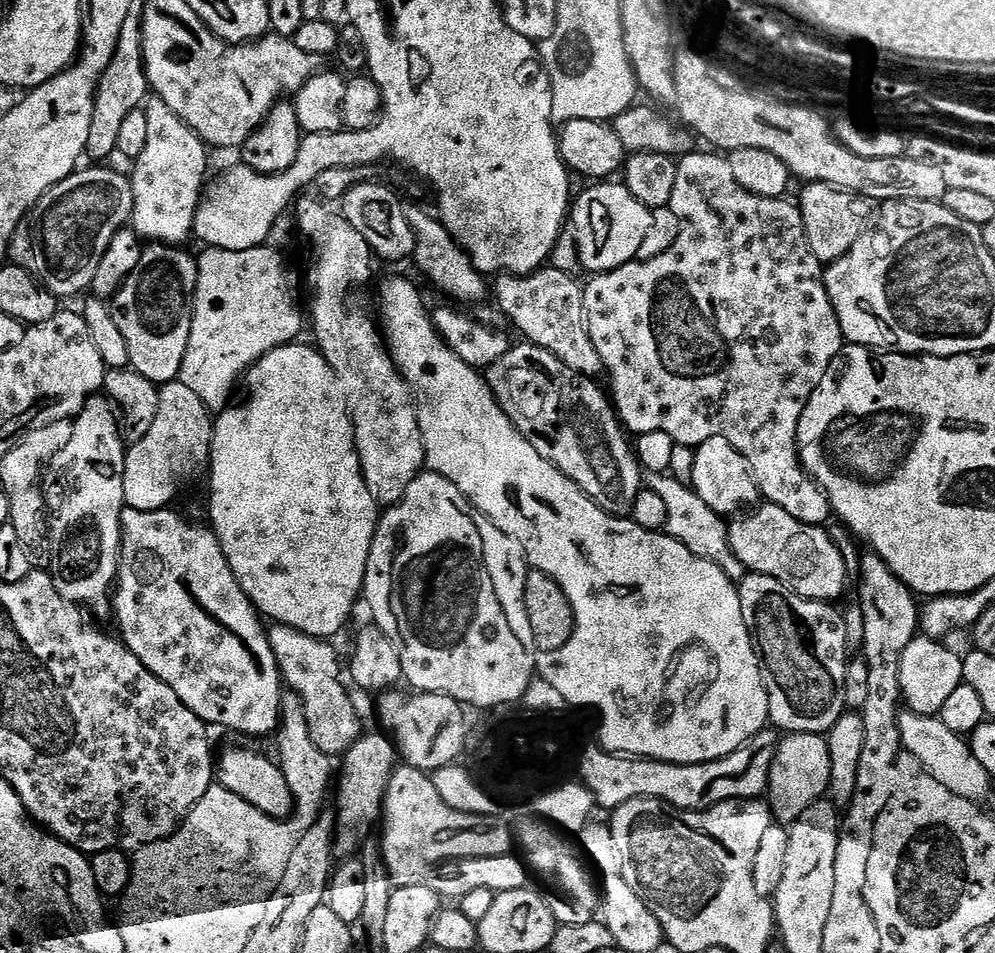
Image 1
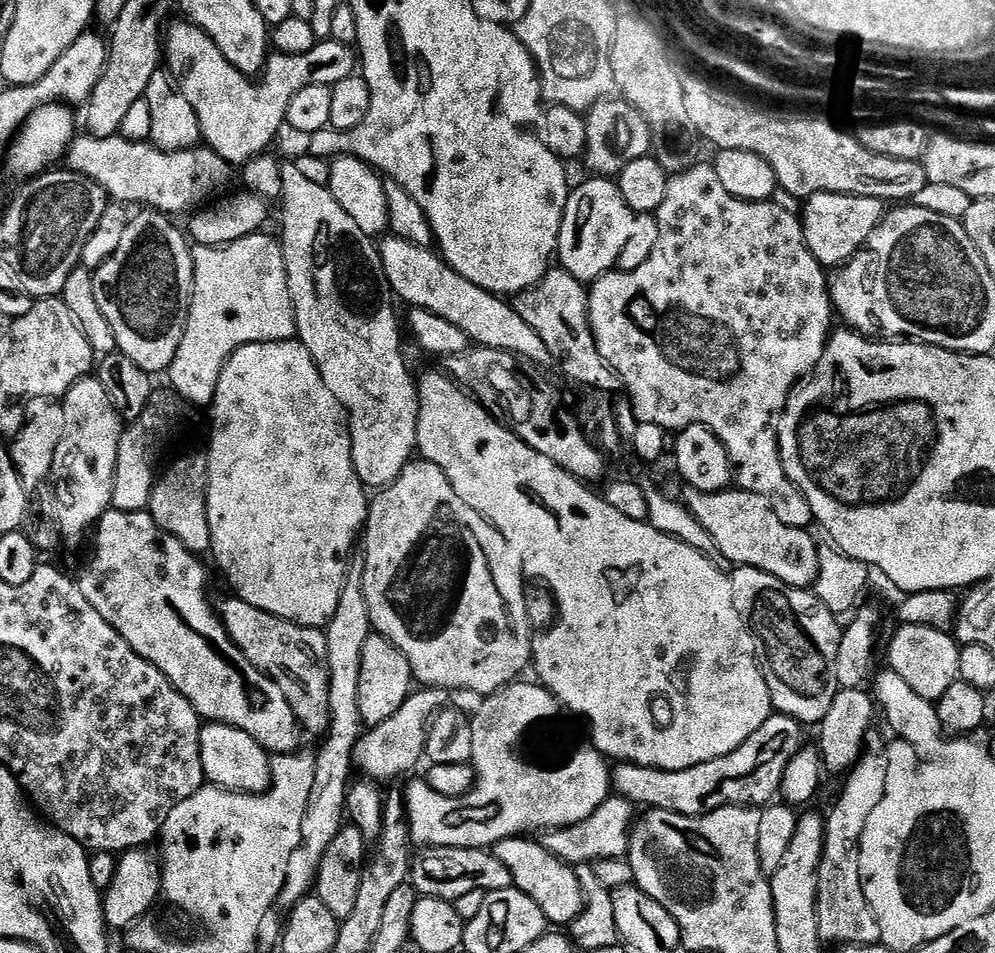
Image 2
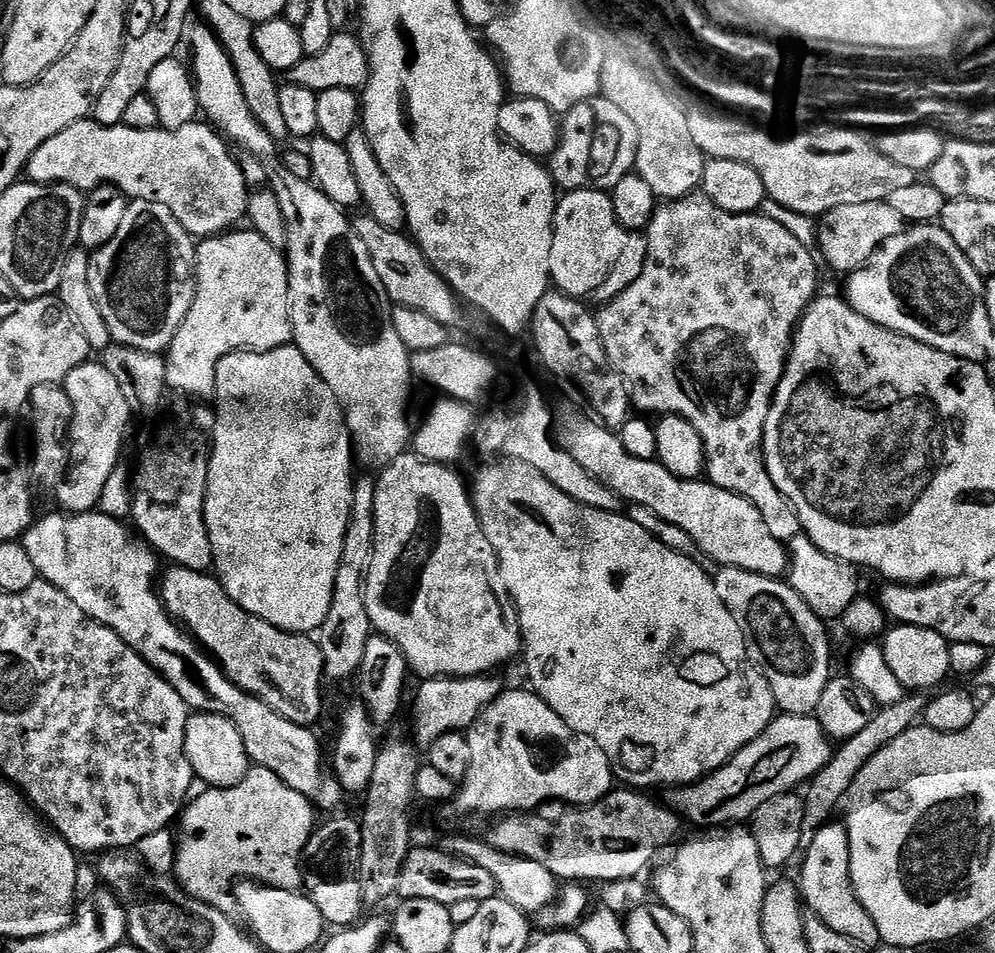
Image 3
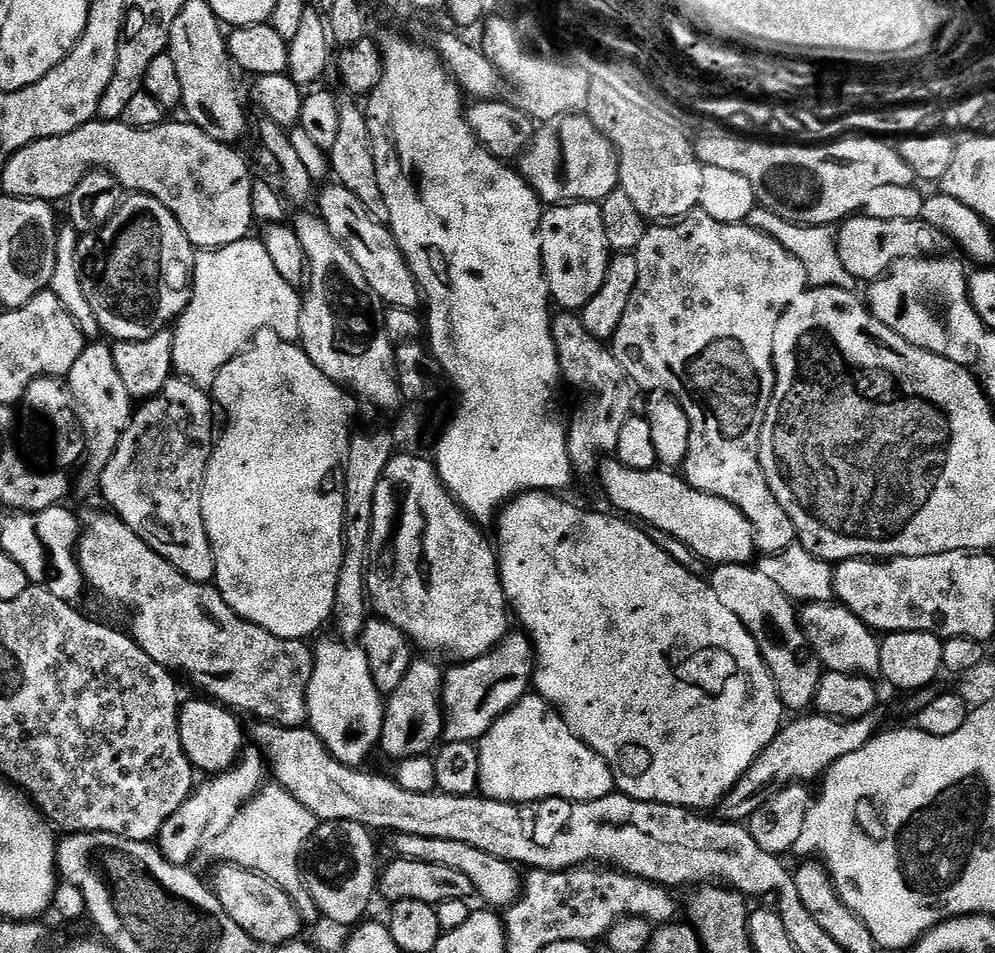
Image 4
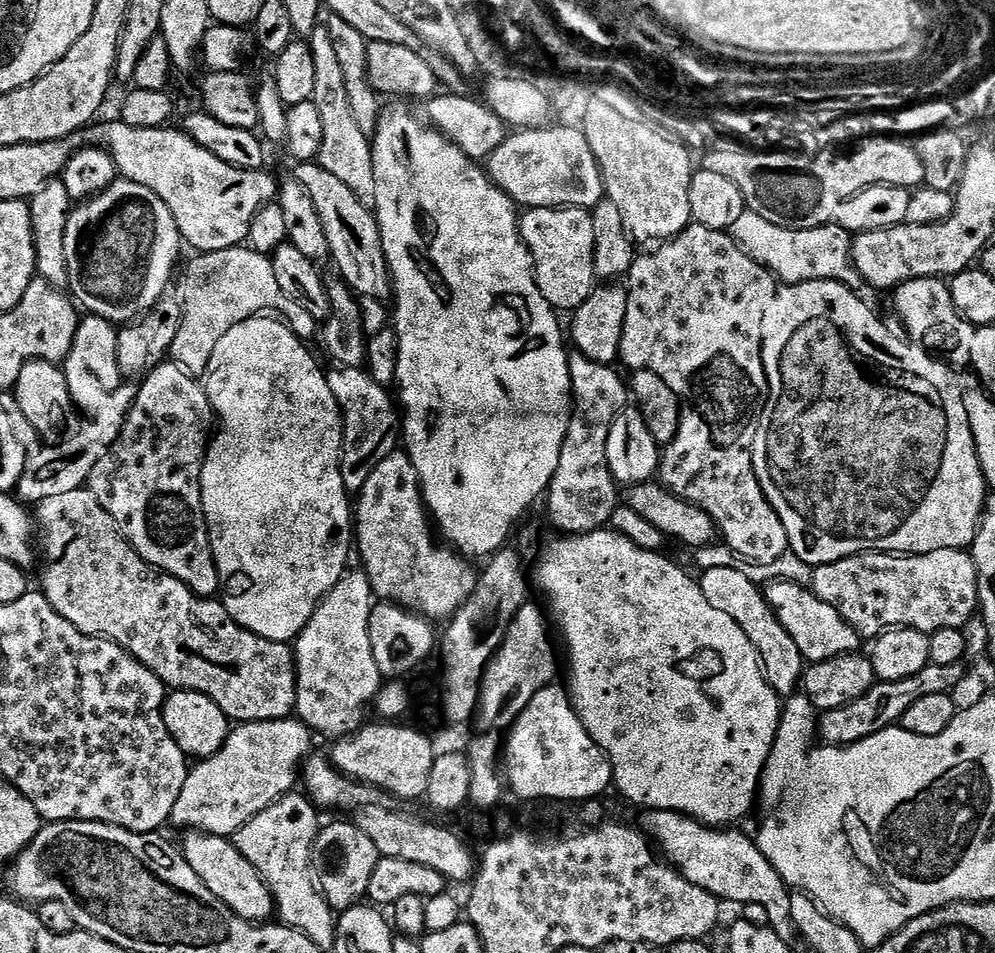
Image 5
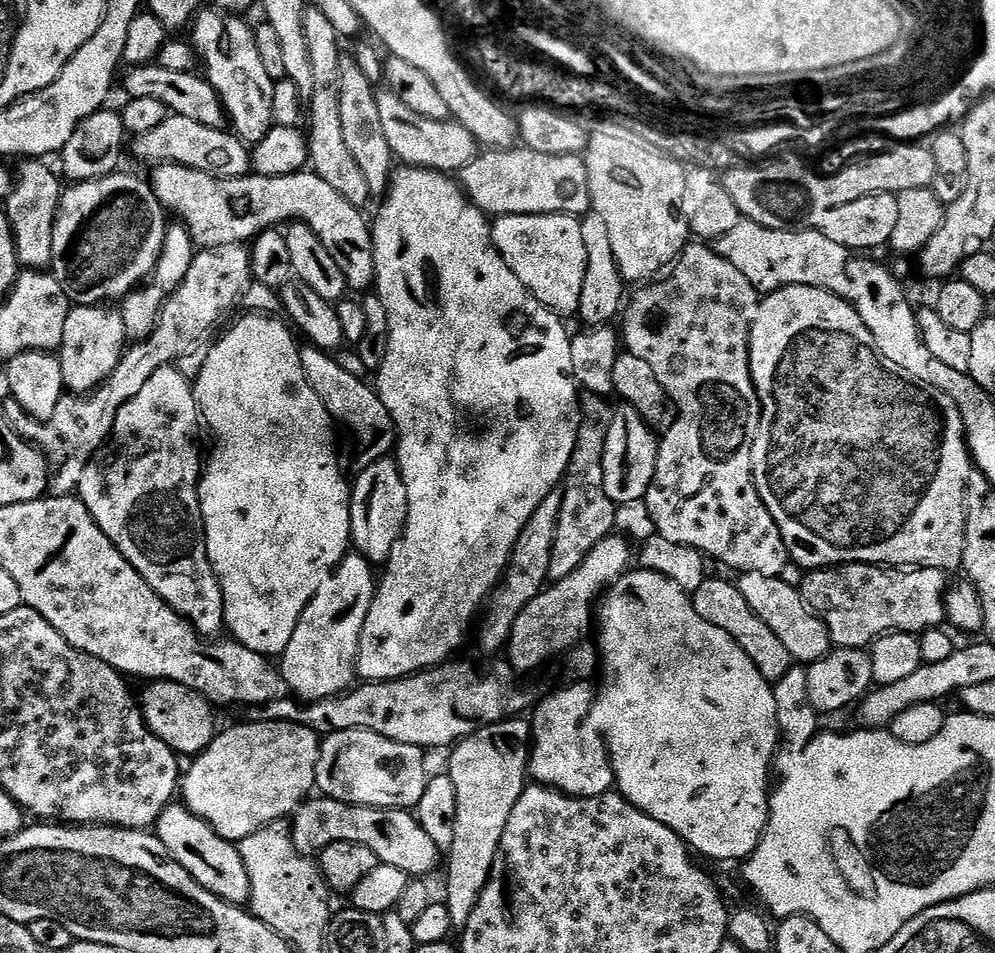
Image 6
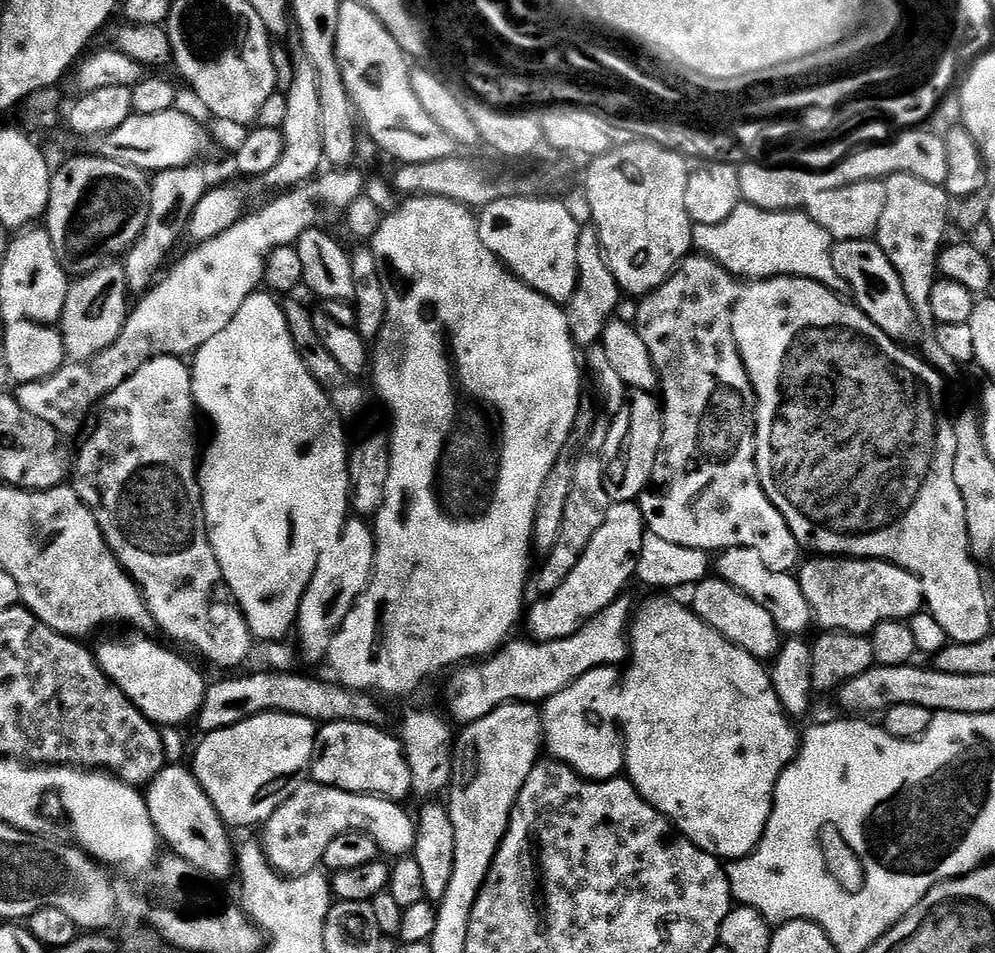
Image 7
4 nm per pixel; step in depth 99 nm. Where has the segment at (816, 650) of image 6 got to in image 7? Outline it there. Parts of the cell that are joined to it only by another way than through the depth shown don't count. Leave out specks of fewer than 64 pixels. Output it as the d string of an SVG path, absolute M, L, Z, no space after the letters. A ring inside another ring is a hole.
M726 548L719 553L720 572L719 579L727 584L733 584L740 592L750 597L758 606L762 606L774 618L780 627L781 633L789 637L799 637L813 623L814 617L806 598L800 589L800 581L795 575L786 572L775 572L767 568L762 558L752 548Z

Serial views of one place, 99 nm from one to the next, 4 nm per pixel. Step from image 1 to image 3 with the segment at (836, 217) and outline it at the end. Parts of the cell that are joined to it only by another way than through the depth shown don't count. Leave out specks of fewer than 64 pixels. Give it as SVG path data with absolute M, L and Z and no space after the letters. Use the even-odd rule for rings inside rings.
M871 200L854 206L837 203L819 221L820 252L836 272L851 274L863 268L868 259L890 238L902 231L900 215L886 202Z

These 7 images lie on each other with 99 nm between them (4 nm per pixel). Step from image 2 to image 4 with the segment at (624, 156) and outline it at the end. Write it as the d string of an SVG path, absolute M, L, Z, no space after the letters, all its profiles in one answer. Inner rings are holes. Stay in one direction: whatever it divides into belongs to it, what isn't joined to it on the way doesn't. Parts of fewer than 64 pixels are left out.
M569 114L543 121L535 129L528 147L519 157L518 171L548 206L565 202L603 202L612 192L617 191L620 183L620 160L616 157L616 145L604 135L588 114Z

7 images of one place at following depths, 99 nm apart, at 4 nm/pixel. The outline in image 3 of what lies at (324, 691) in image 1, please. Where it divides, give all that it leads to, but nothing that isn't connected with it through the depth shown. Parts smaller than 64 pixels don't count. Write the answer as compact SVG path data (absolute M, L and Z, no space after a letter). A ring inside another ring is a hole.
M172 566L169 569L165 576L163 573L158 584L158 595L164 601L164 611L173 620L183 625L197 644L211 653L216 663L223 668L225 676L233 684L238 684L245 692L251 692L253 696L261 698L269 695L268 688L276 688L280 696L271 697L270 703L273 709L283 712L295 724L316 726L320 715L324 712L324 684L326 685L324 659L319 643L311 635L283 632L280 628L270 626L270 622L242 610L242 606L238 606L228 597L215 575L208 572L195 572L179 566Z

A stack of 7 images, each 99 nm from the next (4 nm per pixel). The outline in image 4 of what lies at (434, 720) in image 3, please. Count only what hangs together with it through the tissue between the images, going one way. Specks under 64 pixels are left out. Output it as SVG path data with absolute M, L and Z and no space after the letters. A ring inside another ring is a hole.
M509 631L497 648L476 660L460 662L457 668L448 668L444 678L444 706L446 723L444 736L449 741L479 742L488 735L490 726L498 722L504 712L509 712L533 687L534 649L528 633Z

